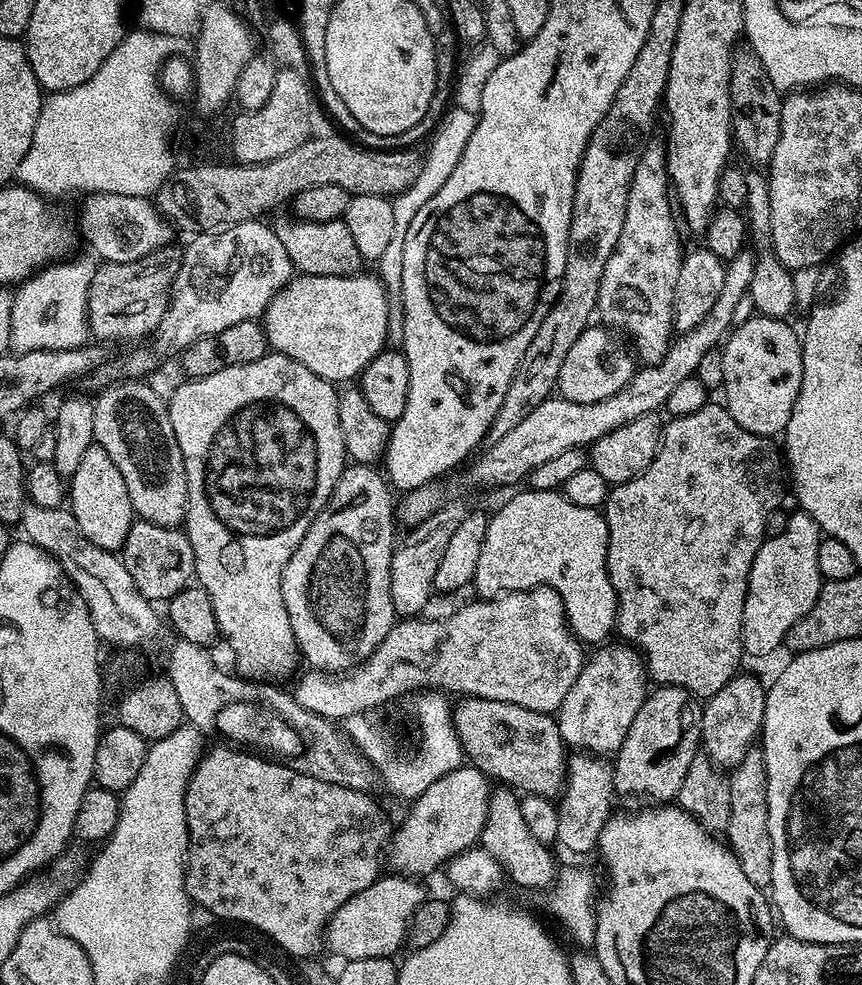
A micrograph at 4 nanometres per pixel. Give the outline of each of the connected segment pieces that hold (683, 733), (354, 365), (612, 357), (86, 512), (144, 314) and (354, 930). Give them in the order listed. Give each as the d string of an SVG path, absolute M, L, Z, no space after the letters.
M666 684L653 689L645 695L622 746L614 754L612 779L619 795L621 792L624 796L645 796L648 802L672 802L686 770L690 770L690 762L698 755L702 704L684 688Z
M293 275L292 281L268 303L262 317L264 337L271 351L302 362L306 370L318 374L318 378L339 382L352 382L364 371L364 367L377 354L385 351L388 340L388 295L389 289L380 281L379 275L364 276L305 276Z
M589 326L582 334L578 334L574 346L566 350L566 358L562 358L562 370L558 370L555 387L555 391L565 400L602 402L602 398L618 394L618 390L622 390L632 380L632 375L638 370L637 361L633 353L627 347L624 349L611 335L615 336L607 327Z
M93 442L90 450L86 450L78 471L72 475L70 511L78 522L78 530L82 530L82 534L90 538L94 546L102 546L108 552L123 549L126 534L130 534L130 526L134 522L130 494L118 466L114 466L110 454L106 454L106 450L102 450L98 443Z
M169 246L134 262L101 263L88 291L88 331L97 341L151 337L168 309L168 296L178 274L181 249Z
M384 874L375 880L366 890L354 894L343 904L335 914L328 919L326 929L326 948L329 948L336 956L341 956L341 961L357 960L358 958L392 958L396 951L405 947L408 938L408 923L418 910L418 906L424 903L426 893L419 879L399 874Z

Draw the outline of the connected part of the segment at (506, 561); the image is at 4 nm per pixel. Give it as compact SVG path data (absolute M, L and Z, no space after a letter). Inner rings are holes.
M560 490L523 491L488 516L482 554L478 554L476 596L493 600L505 592L552 588L562 600L572 635L584 646L603 645L616 624L616 592L608 574L608 527L603 511L574 506Z

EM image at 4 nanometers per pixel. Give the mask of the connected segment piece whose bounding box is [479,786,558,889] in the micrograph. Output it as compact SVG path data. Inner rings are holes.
M496 786L488 797L488 813L479 843L492 857L500 863L501 871L520 888L553 887L558 875L558 863L552 858L547 846L540 844L538 837L532 833L524 812L520 809L521 797L507 786Z

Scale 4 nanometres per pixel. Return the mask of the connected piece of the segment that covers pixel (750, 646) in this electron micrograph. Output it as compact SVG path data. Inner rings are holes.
M793 511L786 522L786 530L777 536L769 536L754 554L754 562L748 575L746 602L742 610L742 634L744 650L750 657L768 656L783 645L786 634L806 614L810 606L818 602L820 571L818 570L818 546L822 533L818 522L805 512Z

